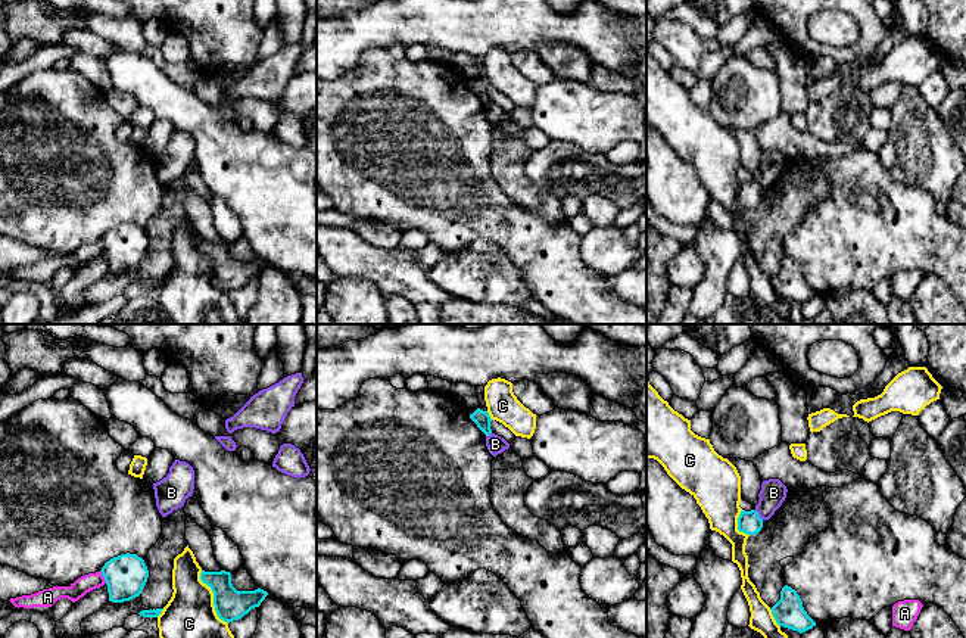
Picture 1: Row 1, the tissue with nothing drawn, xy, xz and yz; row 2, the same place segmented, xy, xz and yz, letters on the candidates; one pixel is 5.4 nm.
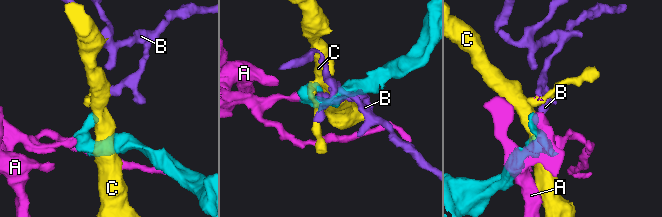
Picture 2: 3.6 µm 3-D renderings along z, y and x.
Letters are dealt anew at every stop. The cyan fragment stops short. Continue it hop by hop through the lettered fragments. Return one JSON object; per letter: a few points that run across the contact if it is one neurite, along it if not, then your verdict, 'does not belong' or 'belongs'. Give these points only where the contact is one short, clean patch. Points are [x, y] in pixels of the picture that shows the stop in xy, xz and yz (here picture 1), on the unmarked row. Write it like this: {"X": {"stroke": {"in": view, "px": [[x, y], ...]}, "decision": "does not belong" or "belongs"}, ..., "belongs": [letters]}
{"A": {"stroke": {"in": "xy", "px": [[100, 240], [106, 252]]}, "decision": "does not belong"}, "B": {"stroke": {"in": "yz", "px": [[754, 180], [763, 189]]}, "decision": "does not belong"}, "C": {"decision": "does not belong"}, "belongs": []}

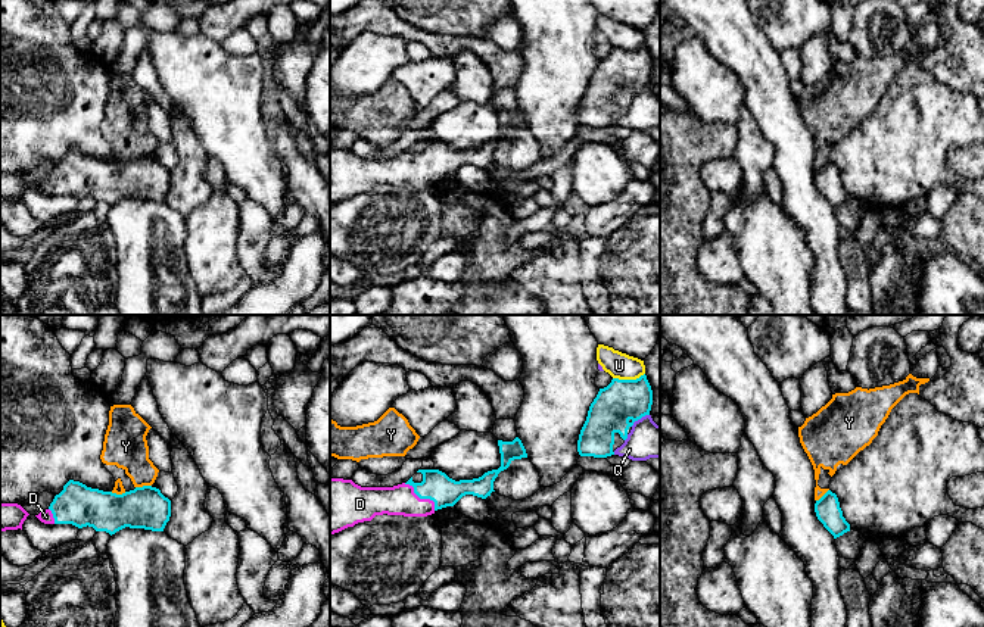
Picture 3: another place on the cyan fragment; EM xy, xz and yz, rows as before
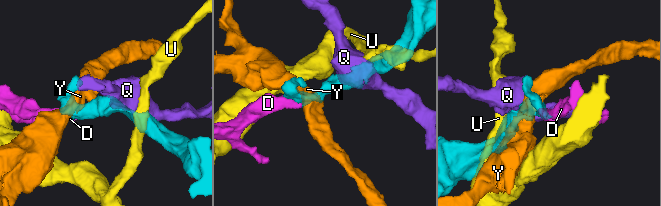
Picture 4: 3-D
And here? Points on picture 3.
{"D": {"stroke": {"in": "xz", "px": [[436, 156], [422, 168], [401, 169]]}, "decision": "belongs"}, "Q": {"decision": "does not belong"}, "U": {"stroke": {"in": "xz", "px": [[644, 43], [635, 49], [613, 49]]}, "decision": "does not belong"}, "Y": {"decision": "does not belong"}, "belongs": ["D"]}

